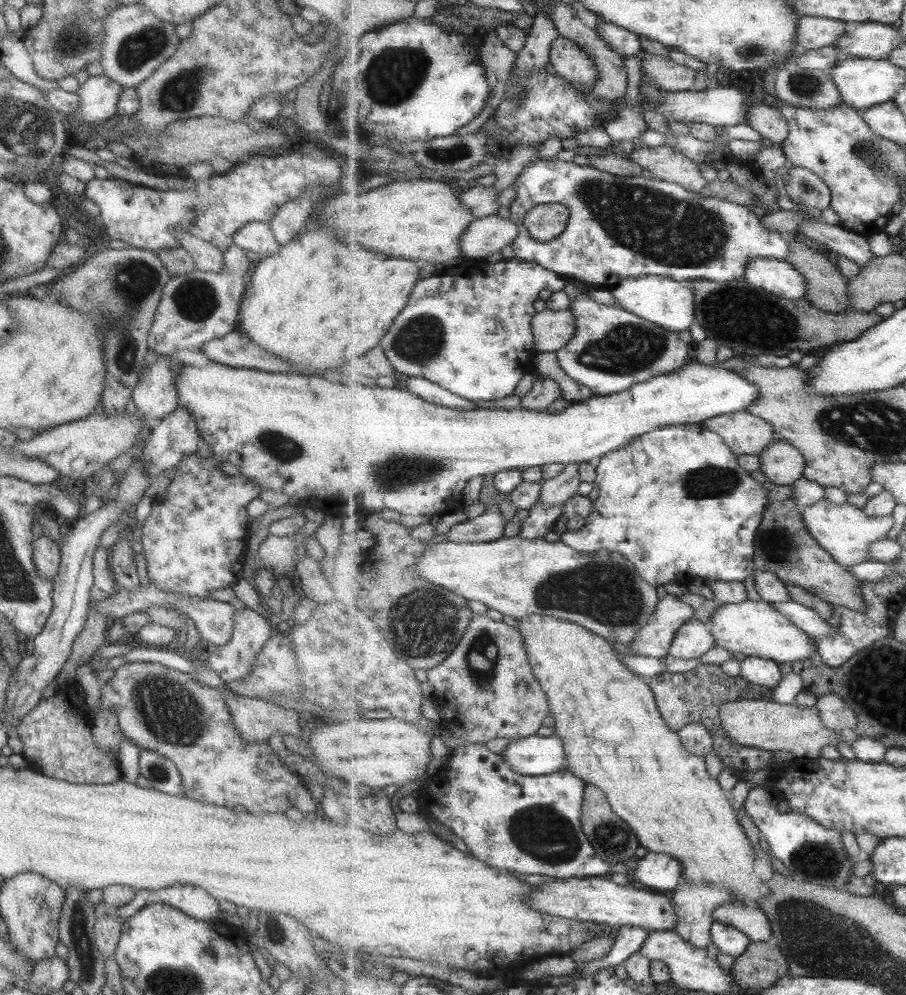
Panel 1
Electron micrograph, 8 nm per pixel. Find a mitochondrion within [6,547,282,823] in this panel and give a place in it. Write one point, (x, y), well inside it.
(169, 712)

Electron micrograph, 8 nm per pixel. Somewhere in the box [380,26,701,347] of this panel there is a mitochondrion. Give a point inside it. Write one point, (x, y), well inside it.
(460, 151)

